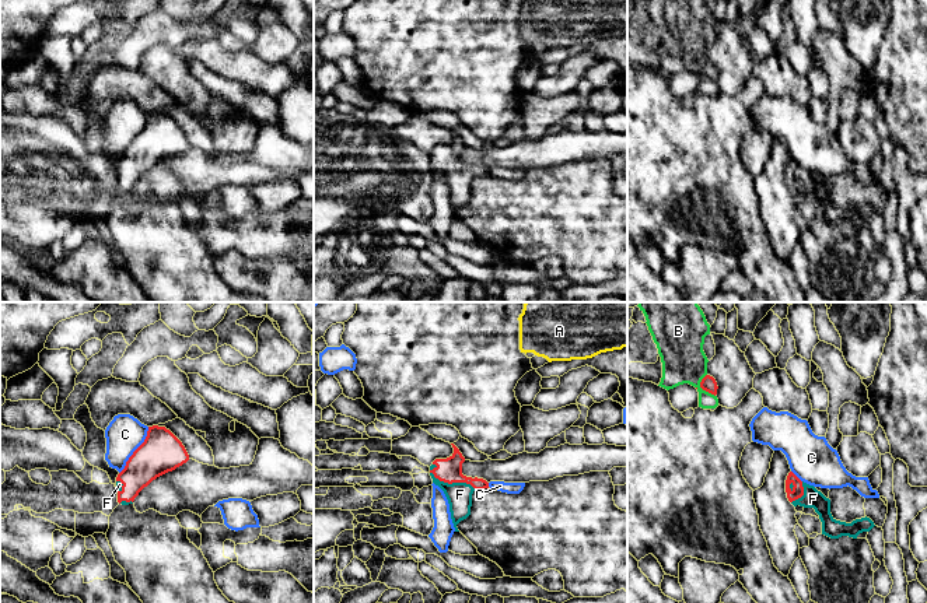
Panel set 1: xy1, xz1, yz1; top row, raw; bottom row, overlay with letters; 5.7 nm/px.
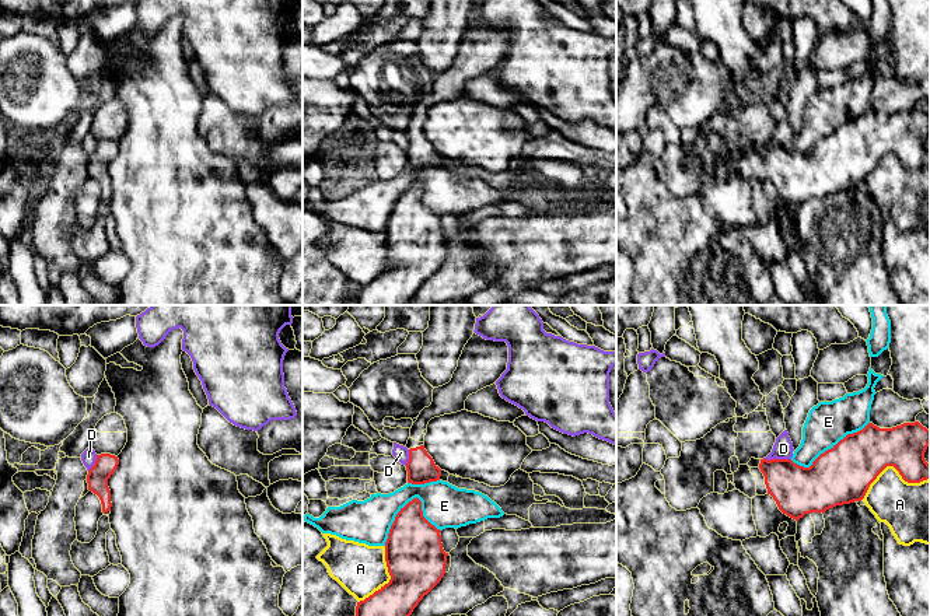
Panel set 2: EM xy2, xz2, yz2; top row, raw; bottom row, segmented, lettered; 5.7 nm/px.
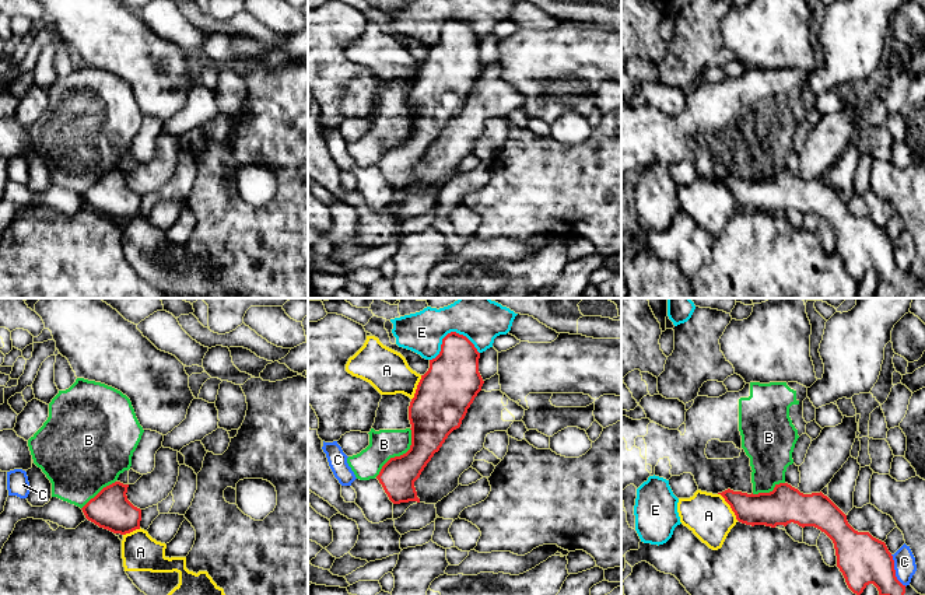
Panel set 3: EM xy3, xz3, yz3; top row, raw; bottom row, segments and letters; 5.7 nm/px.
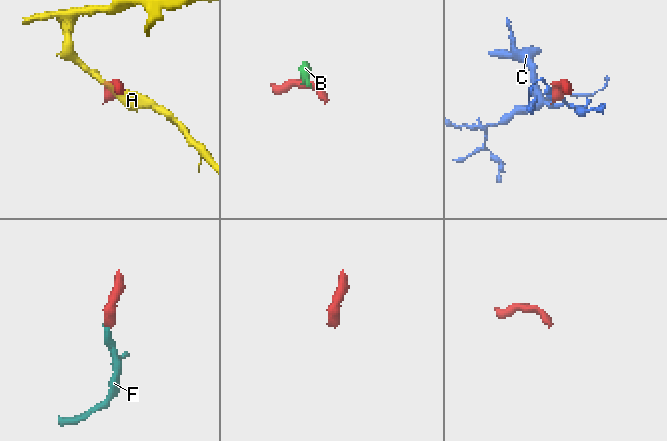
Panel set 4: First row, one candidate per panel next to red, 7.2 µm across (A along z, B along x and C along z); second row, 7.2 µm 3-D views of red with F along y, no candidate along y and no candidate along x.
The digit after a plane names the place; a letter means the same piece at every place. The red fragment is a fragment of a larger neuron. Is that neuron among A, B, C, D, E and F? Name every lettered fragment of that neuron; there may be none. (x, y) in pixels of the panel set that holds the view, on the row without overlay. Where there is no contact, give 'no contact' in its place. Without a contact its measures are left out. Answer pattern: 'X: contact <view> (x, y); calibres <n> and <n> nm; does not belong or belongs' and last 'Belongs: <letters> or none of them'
A: contact yz2 (892, 151); calibres 300 and 280 nm; does not belong
B: contact xz3 (400, 142); calibres 240 and 170 nm; does not belong
C: contact xy1 (135, 137); calibres 240 and 220 nm; does not belong
D: contact yz2 (778, 146); calibres 280 and 110 nm; does not belong
E: contact xz2 (395, 206); calibres 340 and 240 nm; does not belong
F: contact xz1 (448, 169); calibres 140 and 140 nm; belongs
Belongs: F

